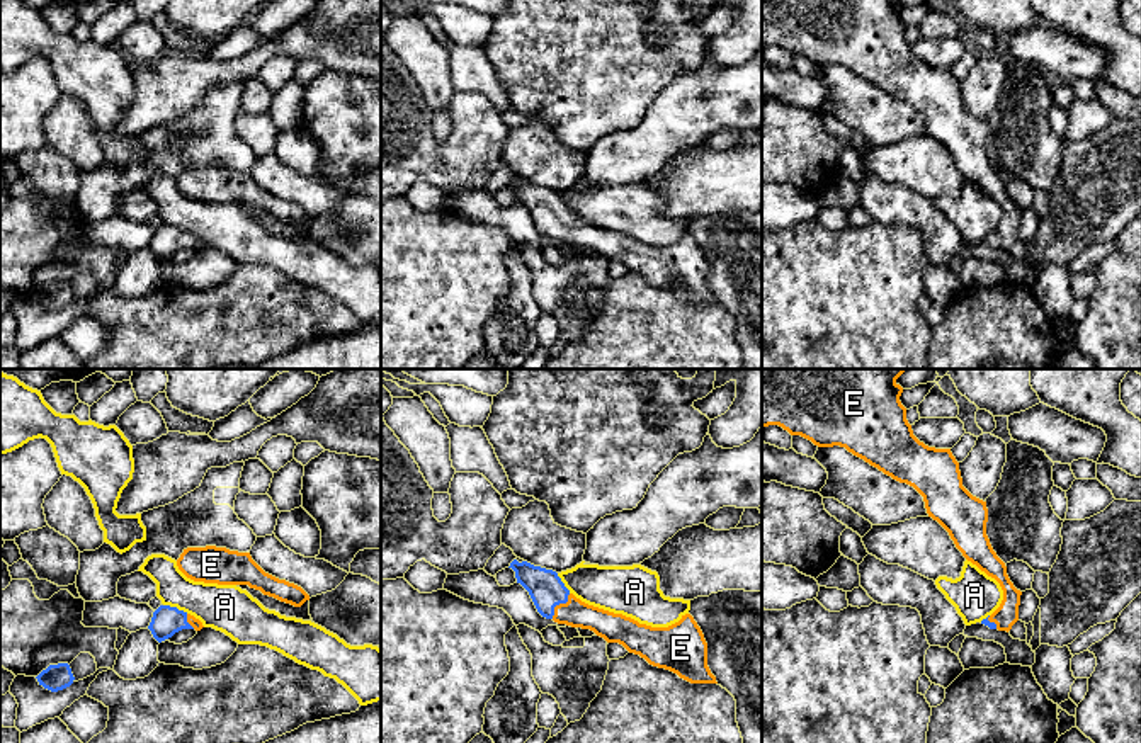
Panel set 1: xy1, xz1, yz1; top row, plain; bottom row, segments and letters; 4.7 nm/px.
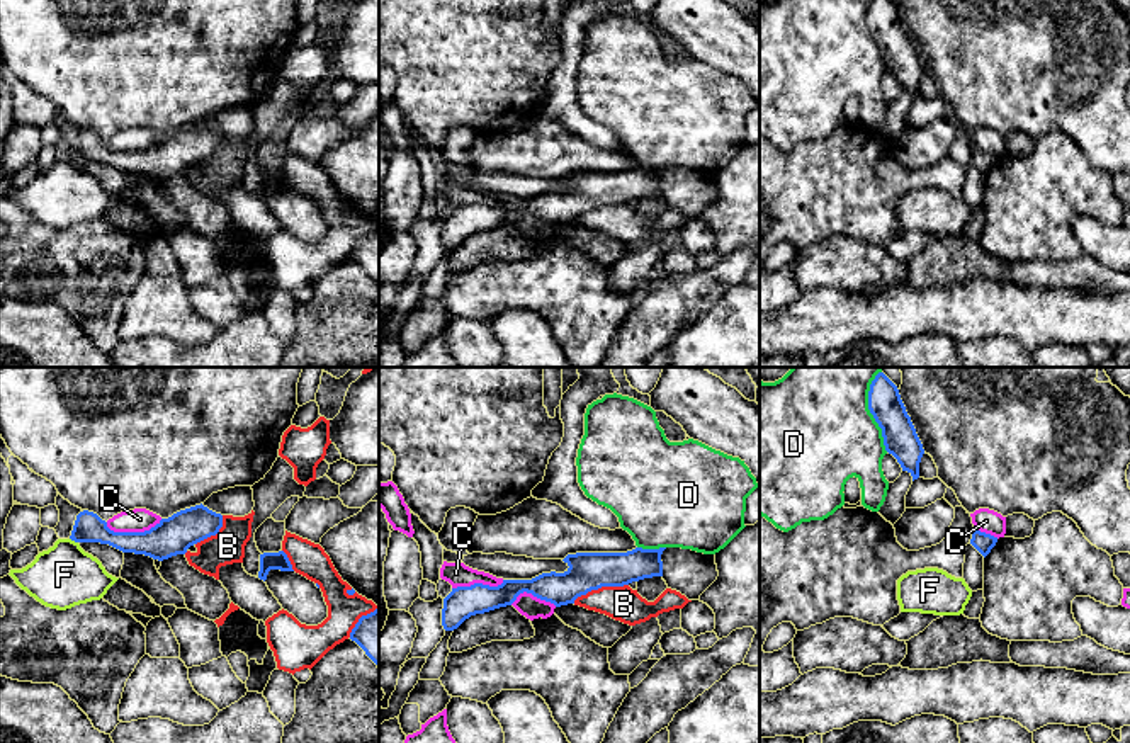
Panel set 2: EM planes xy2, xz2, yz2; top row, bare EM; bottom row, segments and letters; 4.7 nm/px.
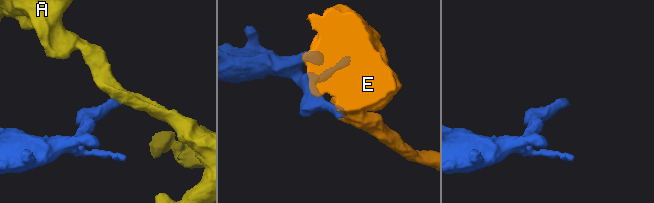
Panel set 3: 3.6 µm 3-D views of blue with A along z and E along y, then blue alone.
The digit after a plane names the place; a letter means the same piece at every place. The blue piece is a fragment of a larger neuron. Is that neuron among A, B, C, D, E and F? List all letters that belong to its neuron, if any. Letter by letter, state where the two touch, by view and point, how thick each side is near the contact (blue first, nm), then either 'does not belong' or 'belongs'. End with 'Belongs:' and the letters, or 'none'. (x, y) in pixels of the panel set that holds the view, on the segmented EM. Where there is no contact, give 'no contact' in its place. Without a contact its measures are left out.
A: xy1 (175, 607) | 140/220 nm | does not belong
B: xz2 (600, 587) | 180/160 nm | does not belong
C: xy2 (133, 533) | 180/110 nm | does not belong
D: yz2 (870, 412) | 160/500 nm | does not belong
E: xz1 (558, 604) | 160/130 nm | belongs
F: xy2 (73, 539) | 140/300 nm | does not belong
Belongs: E

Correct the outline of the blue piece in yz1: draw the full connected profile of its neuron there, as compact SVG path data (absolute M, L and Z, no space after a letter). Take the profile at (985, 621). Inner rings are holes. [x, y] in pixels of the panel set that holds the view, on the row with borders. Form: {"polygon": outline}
{"polygon": "M762 369L762 427L779 425L818 447L845 447L893 479L913 486L923 496L928 517L949 532L962 556L1000 583L1003 600L981 624L1008 632L1019 621L1022 592L1010 581L1005 563L996 556L986 536L986 502L962 486L959 462L951 449L928 447L913 435L906 408L900 401L903 388L896 383L905 371Z"}

